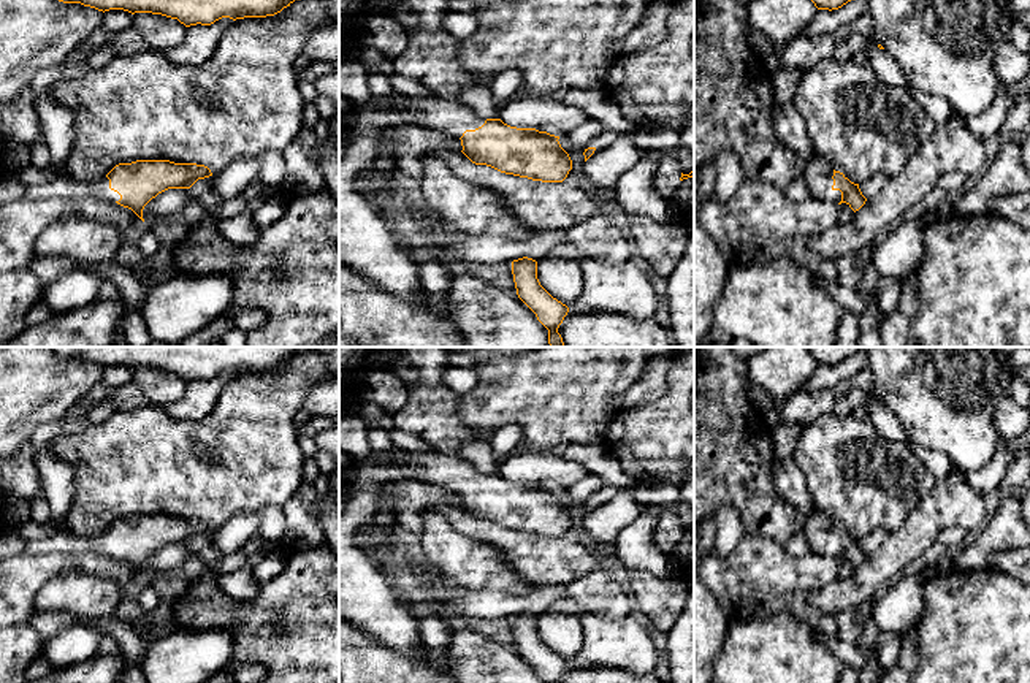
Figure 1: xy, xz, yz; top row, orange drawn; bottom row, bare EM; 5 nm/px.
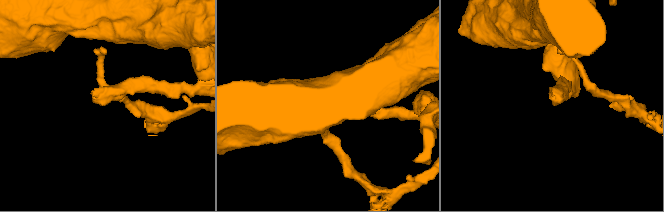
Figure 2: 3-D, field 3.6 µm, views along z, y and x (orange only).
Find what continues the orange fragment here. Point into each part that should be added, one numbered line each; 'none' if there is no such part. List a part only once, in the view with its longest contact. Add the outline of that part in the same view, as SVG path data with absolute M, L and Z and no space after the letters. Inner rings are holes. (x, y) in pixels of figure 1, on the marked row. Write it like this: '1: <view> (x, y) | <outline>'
1: yz (818, 173) | M813 155L805 162L803 179L807 182L810 198L841 201L841 192L834 190L834 168L822 157Z

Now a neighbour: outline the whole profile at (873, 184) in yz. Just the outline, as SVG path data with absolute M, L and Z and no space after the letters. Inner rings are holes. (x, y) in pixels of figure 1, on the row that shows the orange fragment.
M876 173L872 177L868 177L867 181L859 184L859 189L862 192L862 195L865 198L868 198L872 193L876 193L883 189L883 185L886 184L886 176L883 173Z

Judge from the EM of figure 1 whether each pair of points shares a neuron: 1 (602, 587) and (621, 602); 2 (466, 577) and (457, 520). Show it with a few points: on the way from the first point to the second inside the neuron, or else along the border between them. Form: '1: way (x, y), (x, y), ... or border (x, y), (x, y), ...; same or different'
1: way (607, 591), (617, 601); same
2: border (427, 511), (438, 512), (457, 531), (493, 545); different

